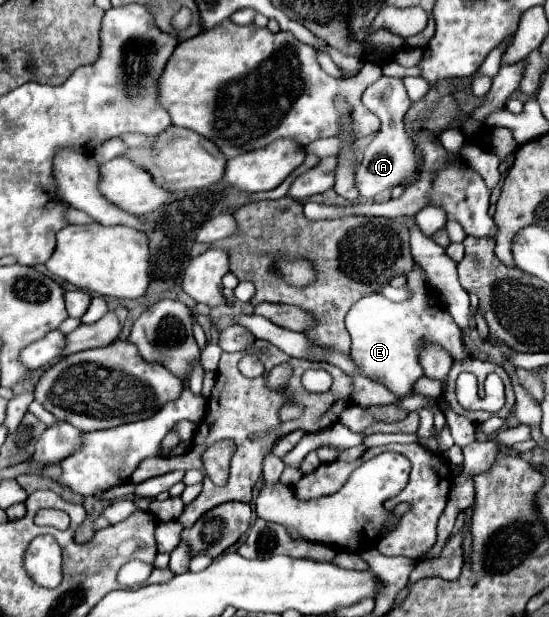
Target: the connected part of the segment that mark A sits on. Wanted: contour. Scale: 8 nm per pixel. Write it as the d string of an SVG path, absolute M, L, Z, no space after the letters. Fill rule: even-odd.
M399 120L399 122L389 122L387 126L381 124L379 132L375 134L375 138L371 140L371 144L365 150L365 156L363 156L361 164L357 166L355 180L357 180L357 188L359 188L361 196L373 198L373 196L377 196L379 192L383 192L387 188L407 184L417 174L419 174L417 146L411 140L411 136L405 132L403 120ZM401 136L403 136L403 140L401 140Z

